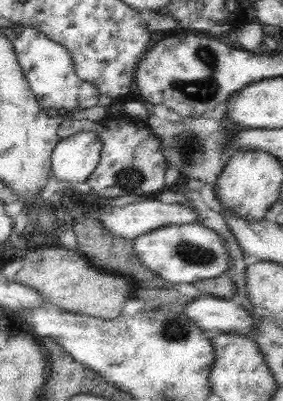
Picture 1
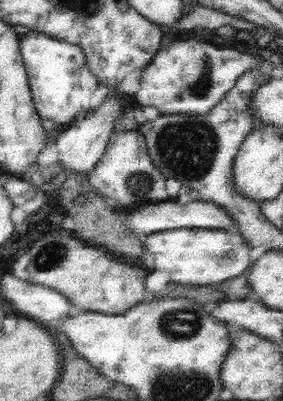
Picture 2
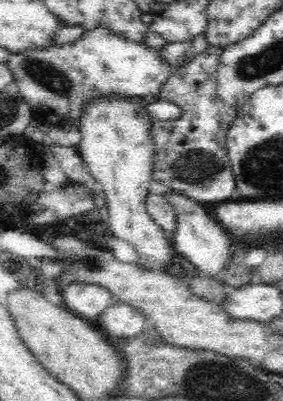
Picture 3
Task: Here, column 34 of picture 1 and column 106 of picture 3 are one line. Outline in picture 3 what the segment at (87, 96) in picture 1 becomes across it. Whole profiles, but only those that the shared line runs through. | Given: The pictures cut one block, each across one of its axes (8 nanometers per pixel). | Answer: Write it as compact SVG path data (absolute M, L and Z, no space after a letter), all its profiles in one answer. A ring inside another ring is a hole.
M104 28L84 32L72 44L10 54L6 64L12 70L14 80L18 82L20 96L34 110L32 120L38 126L44 124L50 128L62 126L70 120L78 122L84 108L90 106L98 96L160 96L160 88L172 74L170 64L158 52L150 50L144 42L126 40Z

